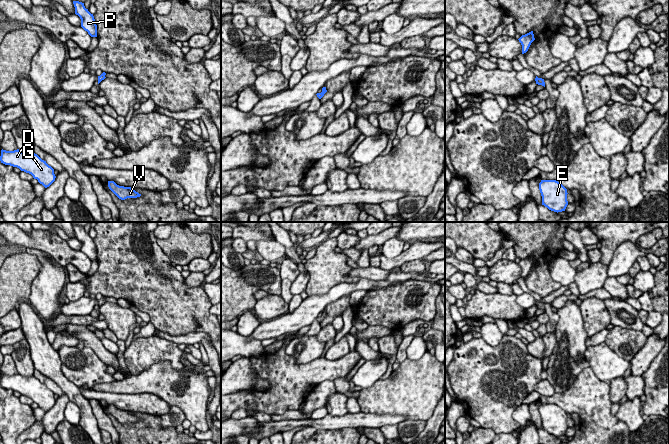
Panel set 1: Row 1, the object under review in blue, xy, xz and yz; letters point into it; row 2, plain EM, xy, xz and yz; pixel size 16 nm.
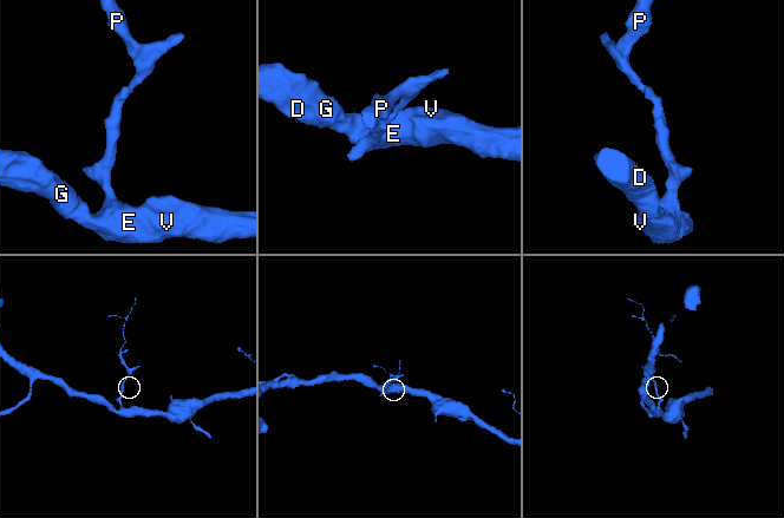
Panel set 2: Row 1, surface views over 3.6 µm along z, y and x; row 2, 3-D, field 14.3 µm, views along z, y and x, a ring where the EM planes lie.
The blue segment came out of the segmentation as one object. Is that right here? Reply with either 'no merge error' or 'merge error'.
merge error

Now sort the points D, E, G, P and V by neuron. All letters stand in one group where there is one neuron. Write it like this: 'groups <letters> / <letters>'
groups D E G V / P

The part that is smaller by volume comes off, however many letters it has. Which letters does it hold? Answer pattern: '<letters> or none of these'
P

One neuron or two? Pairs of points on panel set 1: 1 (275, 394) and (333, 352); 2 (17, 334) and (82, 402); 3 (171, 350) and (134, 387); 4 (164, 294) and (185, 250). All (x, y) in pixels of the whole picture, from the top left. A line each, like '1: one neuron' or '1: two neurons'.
1: one neuron
2: two neurons
3: two neurons
4: two neurons

